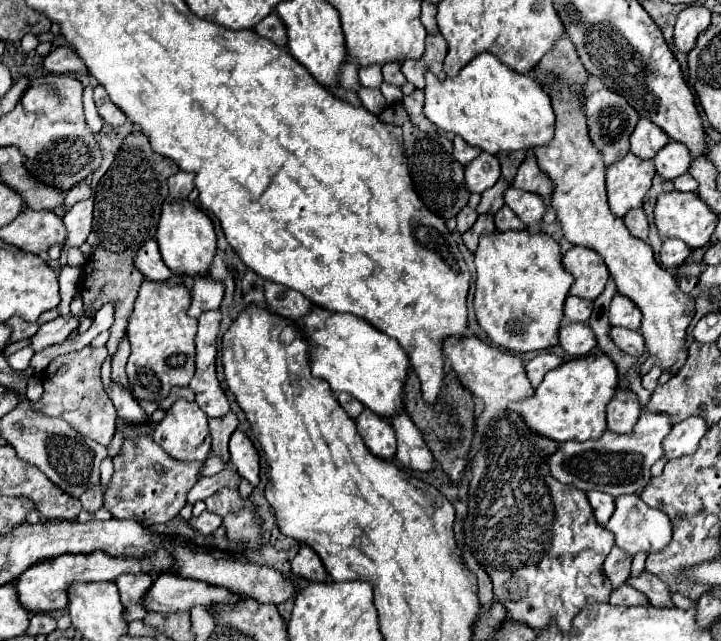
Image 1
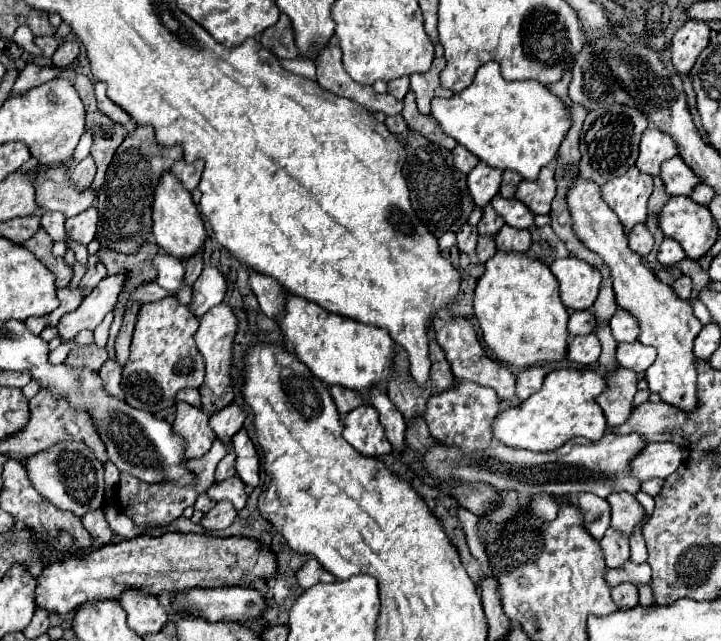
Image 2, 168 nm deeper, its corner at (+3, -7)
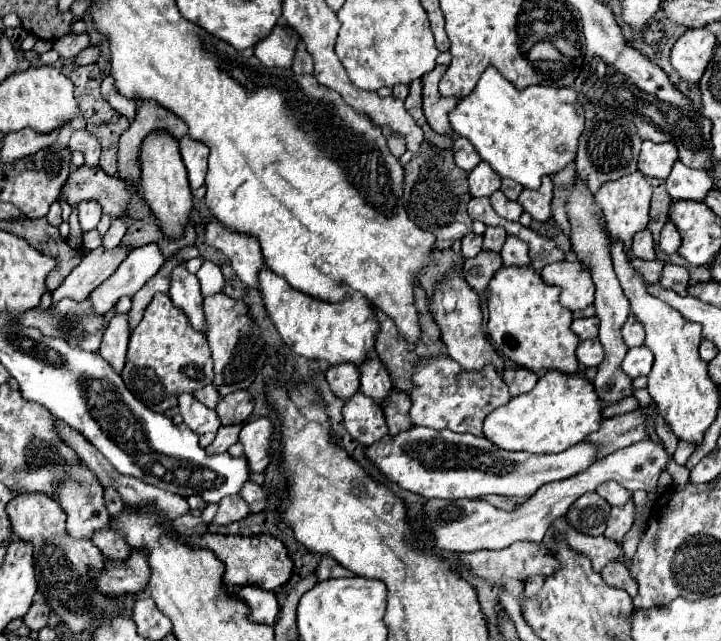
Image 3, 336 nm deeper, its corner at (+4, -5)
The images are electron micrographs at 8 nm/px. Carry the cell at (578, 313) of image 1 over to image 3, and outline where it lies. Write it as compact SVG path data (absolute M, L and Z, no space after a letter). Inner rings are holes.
M576 318L572 322L572 330L576 332L576 336L580 340L586 340L586 338L596 338L598 336L598 318Z

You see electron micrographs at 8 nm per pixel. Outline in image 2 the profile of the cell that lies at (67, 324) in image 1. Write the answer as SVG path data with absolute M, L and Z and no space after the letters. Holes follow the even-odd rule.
M125 272L107 276L101 280L91 294L85 296L83 304L75 310L69 312L61 318L59 322L59 336L63 340L73 340L81 330L95 330L107 312L111 312L117 304L119 294L123 292L125 286Z

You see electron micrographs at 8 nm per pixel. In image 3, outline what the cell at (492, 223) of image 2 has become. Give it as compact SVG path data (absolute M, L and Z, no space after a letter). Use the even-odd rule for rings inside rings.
M486 226L484 232L484 248L492 252L500 252L504 240L506 240L506 230L502 226Z

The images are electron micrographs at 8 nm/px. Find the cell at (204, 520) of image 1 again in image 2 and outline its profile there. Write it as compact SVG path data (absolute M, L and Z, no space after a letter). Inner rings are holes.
M217 502L215 508L205 514L205 518L201 520L201 526L209 532L223 530L233 524L235 516L237 516L237 510L231 506L231 502Z

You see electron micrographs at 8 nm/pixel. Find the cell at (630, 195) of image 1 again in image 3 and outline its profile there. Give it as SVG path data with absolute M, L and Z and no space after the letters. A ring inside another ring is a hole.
M628 174L622 176L614 182L606 182L600 186L600 190L594 194L594 200L600 204L604 218L606 218L606 230L610 236L620 238L624 242L624 248L630 250L632 244L632 236L638 230L644 230L648 226L648 208L650 208L650 196L652 196L652 186L648 184L648 180L640 174Z

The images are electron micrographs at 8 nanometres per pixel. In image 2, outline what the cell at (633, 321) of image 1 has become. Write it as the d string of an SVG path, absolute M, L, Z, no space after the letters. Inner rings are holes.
M617 308L617 312L609 320L609 326L617 342L635 342L639 338L639 322L623 308Z

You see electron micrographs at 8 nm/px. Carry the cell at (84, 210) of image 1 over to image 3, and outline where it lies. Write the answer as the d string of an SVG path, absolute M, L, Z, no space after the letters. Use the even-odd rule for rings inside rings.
M80 202L78 204L78 222L80 222L82 232L94 230L100 222L100 216L102 216L102 210L98 204L94 204L94 202Z

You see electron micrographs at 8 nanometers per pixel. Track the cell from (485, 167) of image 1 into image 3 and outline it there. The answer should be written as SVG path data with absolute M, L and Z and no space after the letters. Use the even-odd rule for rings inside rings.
M480 162L470 174L468 174L468 182L470 182L470 194L474 198L482 198L482 196L490 196L496 190L500 190L500 176L486 164Z

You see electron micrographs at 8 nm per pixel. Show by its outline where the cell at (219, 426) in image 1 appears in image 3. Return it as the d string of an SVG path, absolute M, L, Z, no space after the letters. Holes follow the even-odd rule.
M238 390L238 392L232 392L230 396L226 396L218 402L216 414L218 414L222 426L242 424L252 414L252 408L254 408L252 396L246 390Z

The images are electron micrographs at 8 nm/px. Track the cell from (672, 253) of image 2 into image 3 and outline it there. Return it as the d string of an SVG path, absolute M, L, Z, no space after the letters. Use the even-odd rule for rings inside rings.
M666 222L664 224L658 246L660 246L660 250L664 254L674 254L680 248L680 234L678 234L678 230L674 230L674 224L672 222Z

